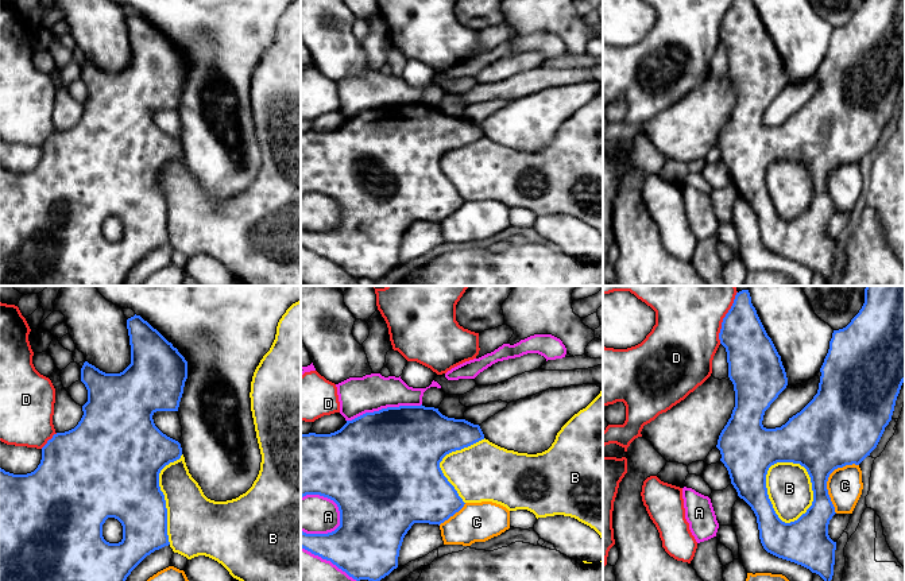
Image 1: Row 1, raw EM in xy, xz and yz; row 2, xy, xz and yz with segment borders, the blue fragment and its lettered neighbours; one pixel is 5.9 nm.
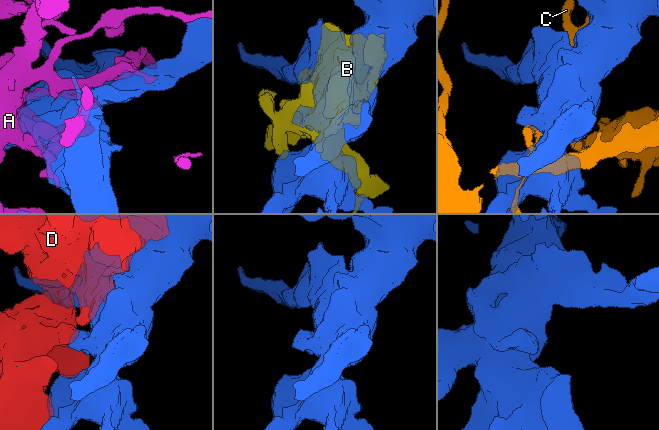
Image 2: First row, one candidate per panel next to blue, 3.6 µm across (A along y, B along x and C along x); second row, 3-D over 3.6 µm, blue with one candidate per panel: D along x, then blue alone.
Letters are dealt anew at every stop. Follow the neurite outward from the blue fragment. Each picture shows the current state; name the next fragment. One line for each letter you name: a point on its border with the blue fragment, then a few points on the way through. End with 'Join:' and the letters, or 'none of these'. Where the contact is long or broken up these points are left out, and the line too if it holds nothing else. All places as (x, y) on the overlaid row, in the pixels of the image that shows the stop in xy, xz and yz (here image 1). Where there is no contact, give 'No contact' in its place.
B: Touches blue at yz (766, 492)
Join: B

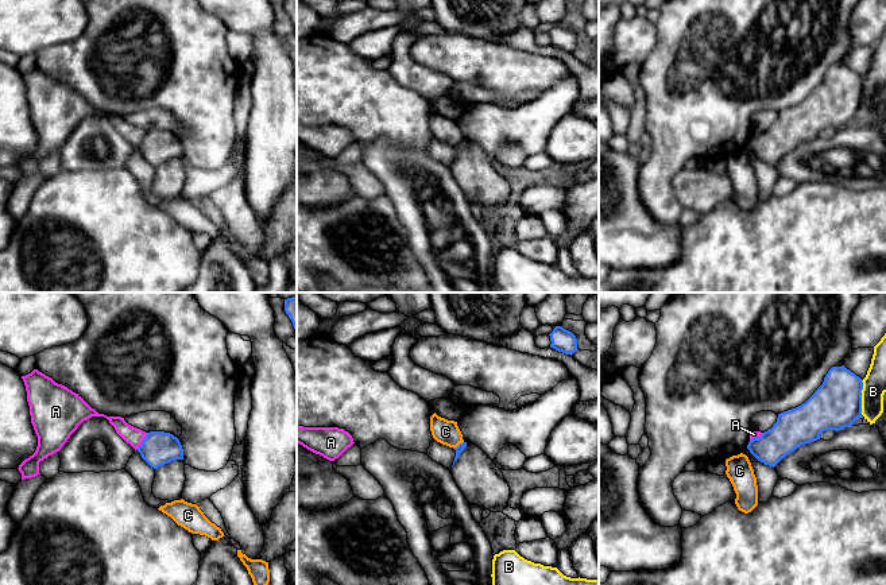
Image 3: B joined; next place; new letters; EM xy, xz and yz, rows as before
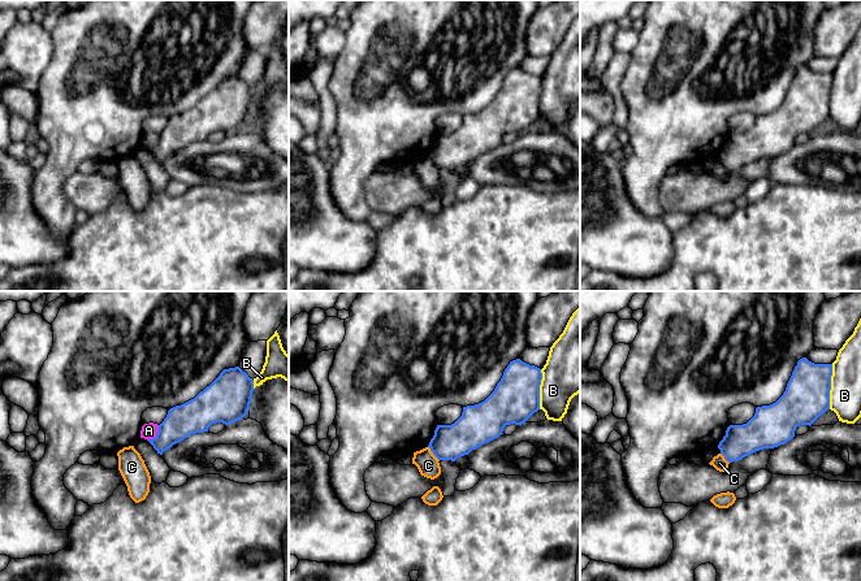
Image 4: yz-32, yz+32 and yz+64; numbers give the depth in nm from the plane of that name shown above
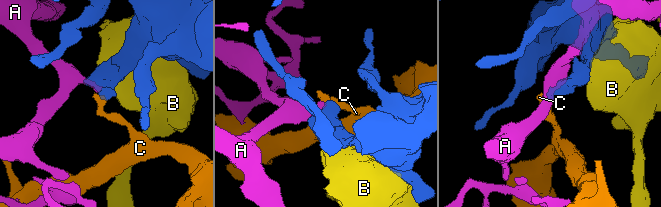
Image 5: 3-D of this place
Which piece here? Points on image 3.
Join: none of these

